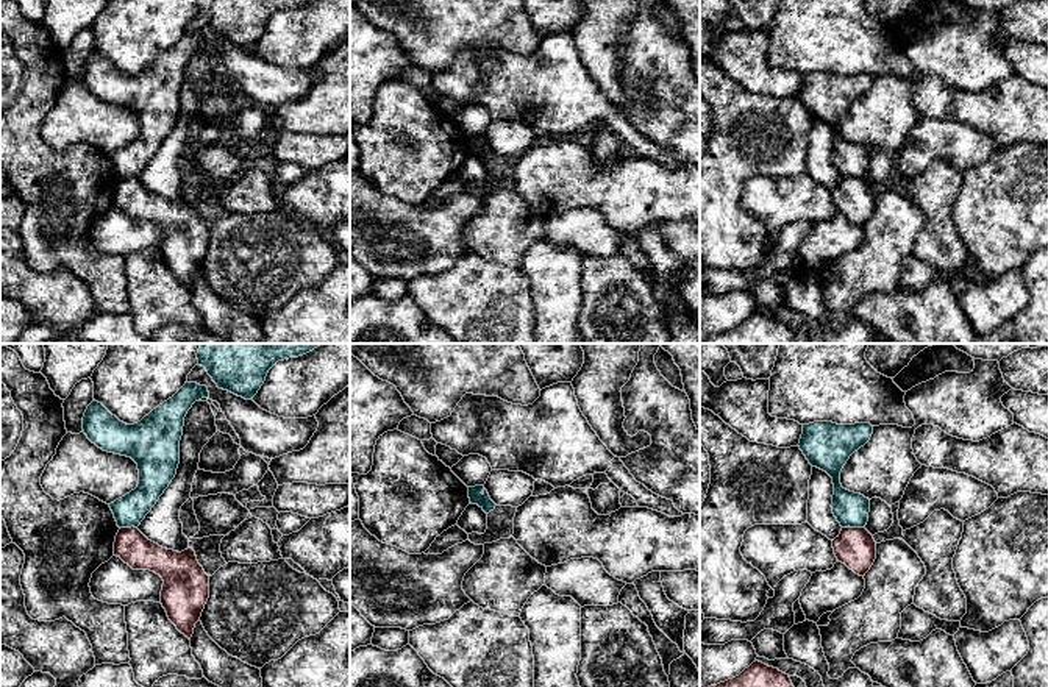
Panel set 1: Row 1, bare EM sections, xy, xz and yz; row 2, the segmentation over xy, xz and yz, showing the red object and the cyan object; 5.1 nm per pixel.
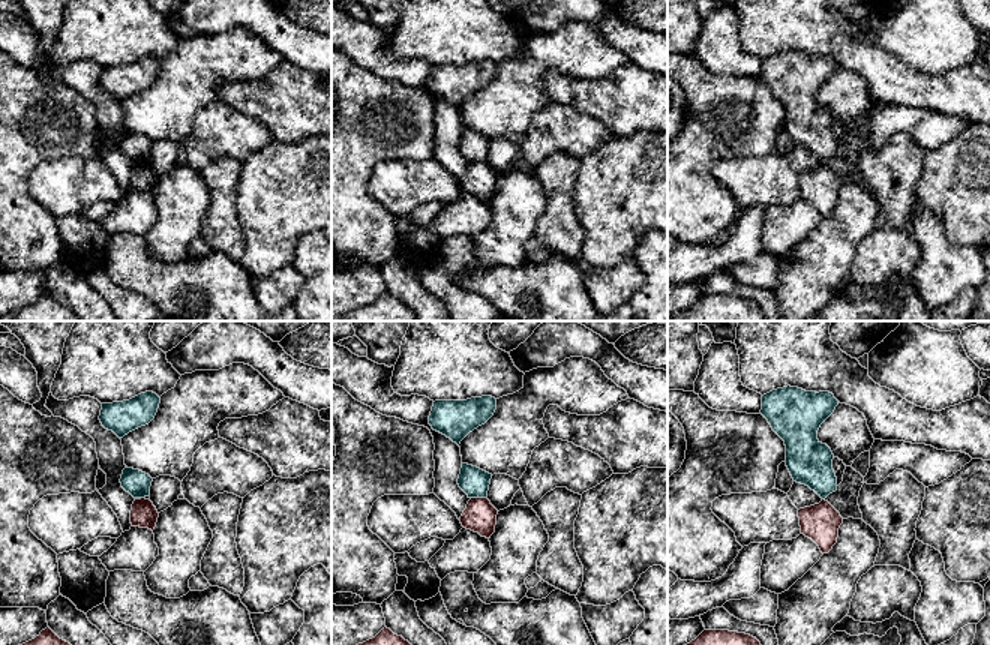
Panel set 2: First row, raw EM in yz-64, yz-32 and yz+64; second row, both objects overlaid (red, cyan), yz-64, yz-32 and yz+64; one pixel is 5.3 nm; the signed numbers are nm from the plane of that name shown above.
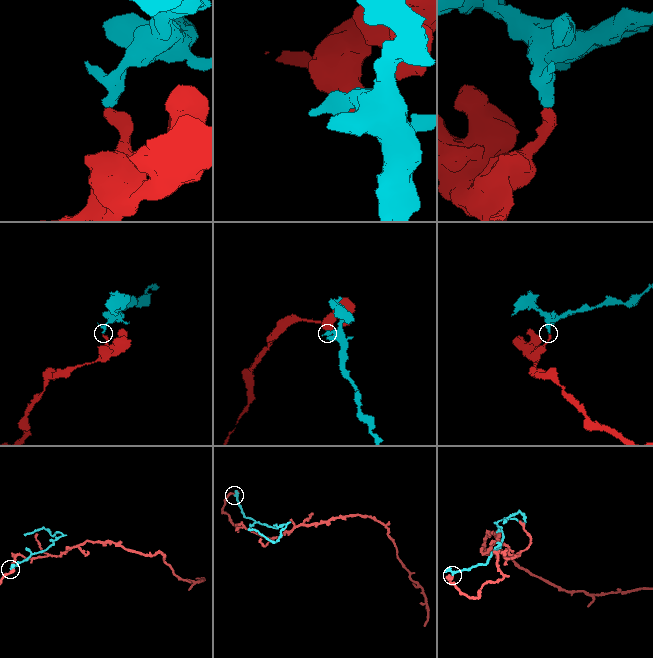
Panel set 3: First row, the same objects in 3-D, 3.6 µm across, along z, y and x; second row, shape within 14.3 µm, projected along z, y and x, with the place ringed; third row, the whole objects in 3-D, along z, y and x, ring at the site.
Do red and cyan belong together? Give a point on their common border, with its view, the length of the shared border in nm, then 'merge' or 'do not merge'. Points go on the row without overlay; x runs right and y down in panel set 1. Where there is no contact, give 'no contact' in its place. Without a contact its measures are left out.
meets red in yz at (851, 178); contact 110 nm long; do not merge

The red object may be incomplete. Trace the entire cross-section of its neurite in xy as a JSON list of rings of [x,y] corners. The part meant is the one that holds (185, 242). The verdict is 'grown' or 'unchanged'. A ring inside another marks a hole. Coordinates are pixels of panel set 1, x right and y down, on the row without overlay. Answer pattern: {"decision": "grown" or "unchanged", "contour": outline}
{"decision": "unchanged", "contour": [[[131,176],[119,180],[114,206],[133,220],[150,220],[162,228],[161,255],[176,279],[191,289],[209,248],[209,226],[195,201],[162,198]]]}

